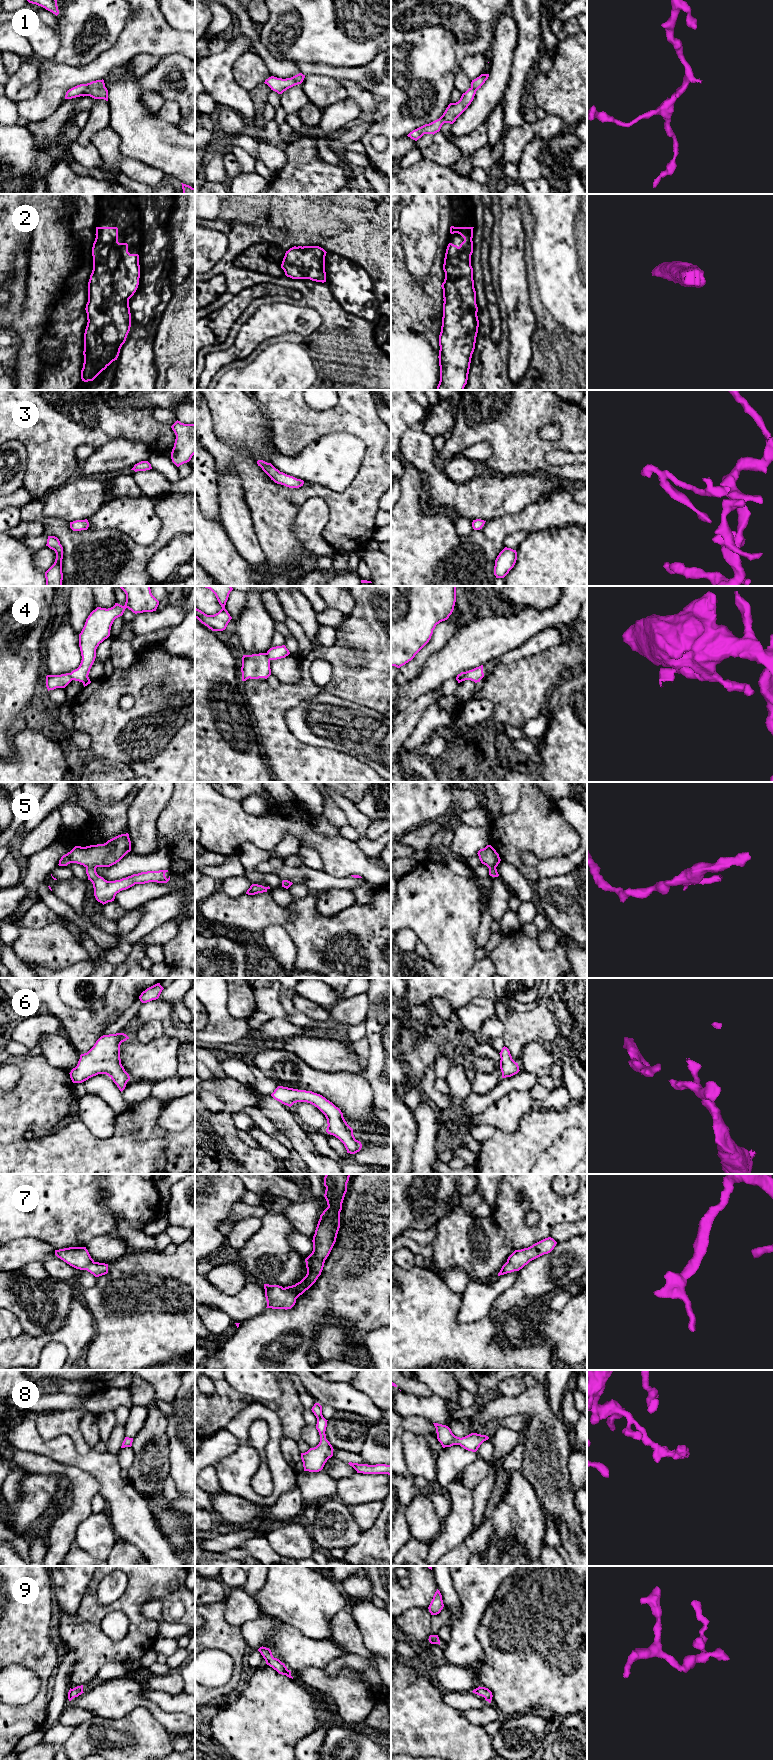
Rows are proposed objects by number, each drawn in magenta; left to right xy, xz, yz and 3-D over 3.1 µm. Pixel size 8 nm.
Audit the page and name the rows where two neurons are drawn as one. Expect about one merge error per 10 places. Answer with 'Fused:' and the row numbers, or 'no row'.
Fused: 4, 5

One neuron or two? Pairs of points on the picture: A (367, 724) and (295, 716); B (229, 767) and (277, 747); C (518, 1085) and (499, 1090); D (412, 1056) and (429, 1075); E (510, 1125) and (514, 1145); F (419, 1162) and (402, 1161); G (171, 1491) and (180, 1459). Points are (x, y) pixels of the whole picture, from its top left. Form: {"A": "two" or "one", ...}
{"A": "one", "B": "two", "C": "one", "D": "two", "E": "two", "F": "two", "G": "two"}

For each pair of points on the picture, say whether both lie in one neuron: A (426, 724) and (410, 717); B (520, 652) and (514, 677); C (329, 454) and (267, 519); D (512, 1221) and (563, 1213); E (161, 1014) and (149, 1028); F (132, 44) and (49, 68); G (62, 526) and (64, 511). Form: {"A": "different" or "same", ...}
{"A": "different", "B": "different", "C": "different", "D": "same", "E": "different", "F": "same", "G": "different"}

